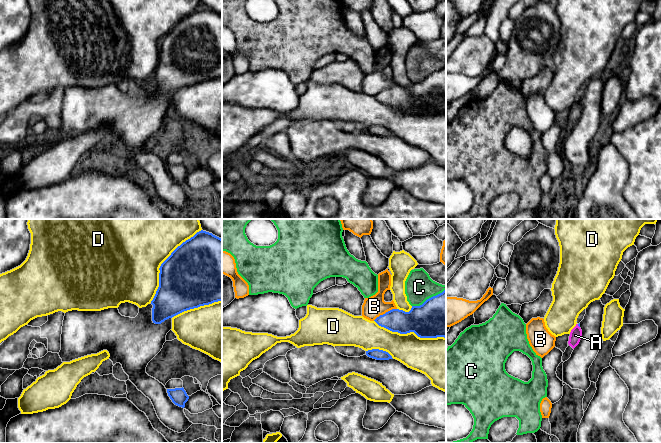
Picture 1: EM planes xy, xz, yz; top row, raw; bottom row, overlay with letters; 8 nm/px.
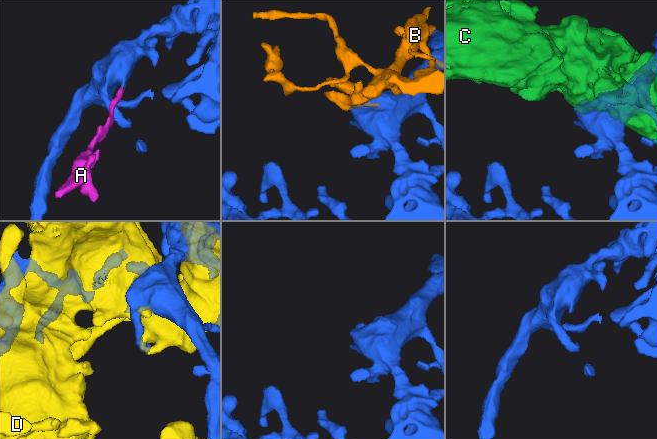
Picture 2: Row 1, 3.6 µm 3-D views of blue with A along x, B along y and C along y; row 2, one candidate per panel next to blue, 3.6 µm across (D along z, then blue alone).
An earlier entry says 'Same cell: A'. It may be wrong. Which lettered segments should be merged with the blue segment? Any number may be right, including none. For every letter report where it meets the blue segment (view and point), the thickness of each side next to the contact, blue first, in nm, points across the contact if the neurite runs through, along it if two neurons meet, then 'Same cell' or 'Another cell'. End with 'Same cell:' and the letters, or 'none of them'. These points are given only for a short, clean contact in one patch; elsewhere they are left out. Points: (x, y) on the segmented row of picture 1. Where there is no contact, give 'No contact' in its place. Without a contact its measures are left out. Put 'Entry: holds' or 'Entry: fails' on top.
Entry: holds
A: Touches blue at yz (578, 325). Thickness 20 nm (blue) against 100 nm. Path across: yz (579, 323), (578, 325), (575, 335). Same cell
B: Touches blue at xz (385, 313). Thickness 190 nm (blue) against 170 nm. Another cell
C: Touches blue at xz (429, 298). Thickness 360 nm (blue) against 240 nm. Another cell
D: Touches blue at xy (162, 263). Thickness 480 nm (blue) against 500 nm. Another cell
Same cell: A

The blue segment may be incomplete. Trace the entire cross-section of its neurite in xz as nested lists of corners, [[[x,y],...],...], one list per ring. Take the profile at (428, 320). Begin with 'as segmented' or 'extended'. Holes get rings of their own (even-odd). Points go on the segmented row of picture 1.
as segmented; [[[446,290],[409,312],[392,309],[374,320],[392,332],[414,332],[420,338],[446,338]]]

